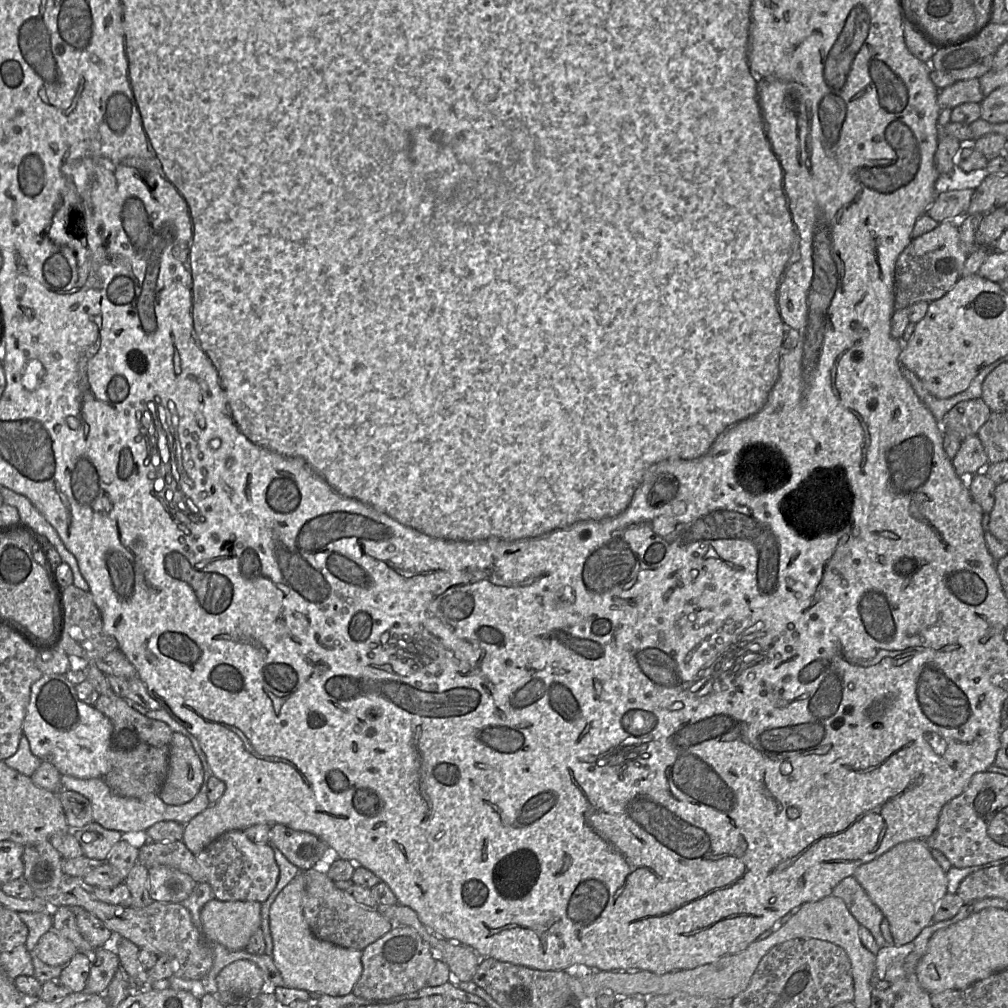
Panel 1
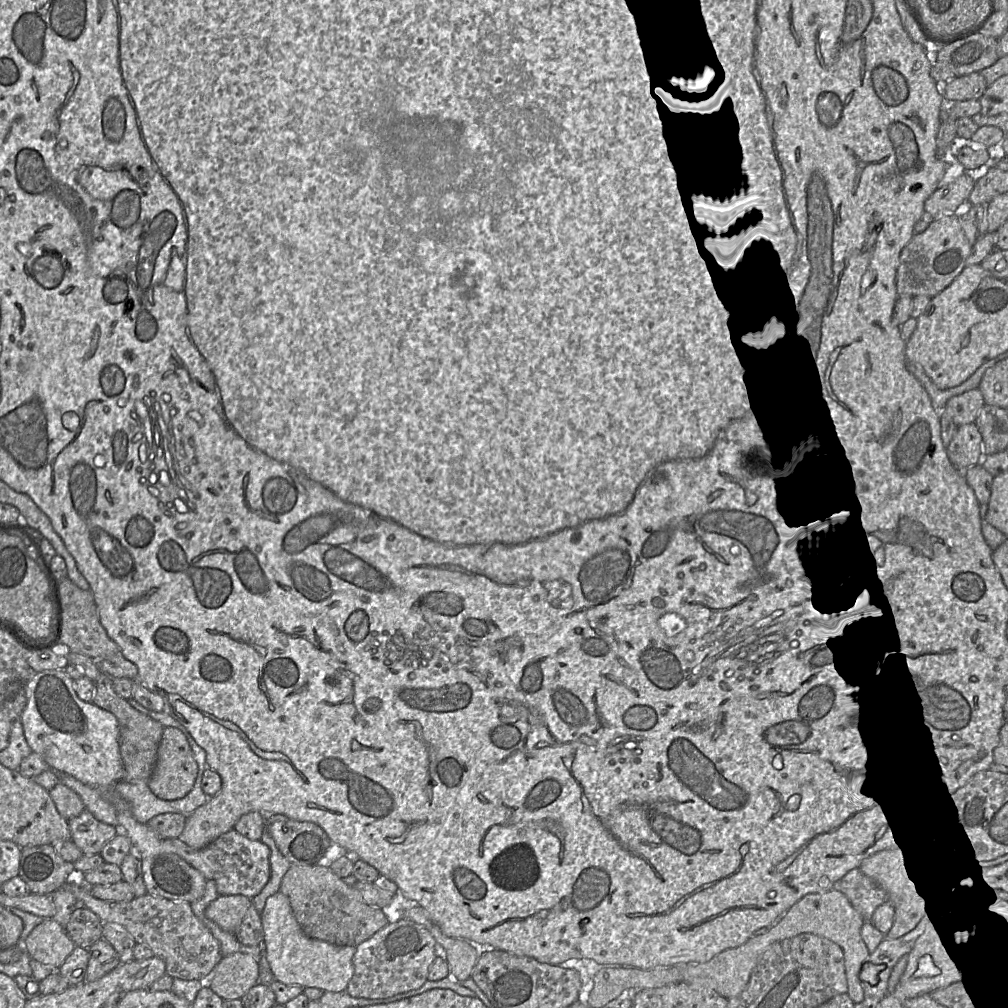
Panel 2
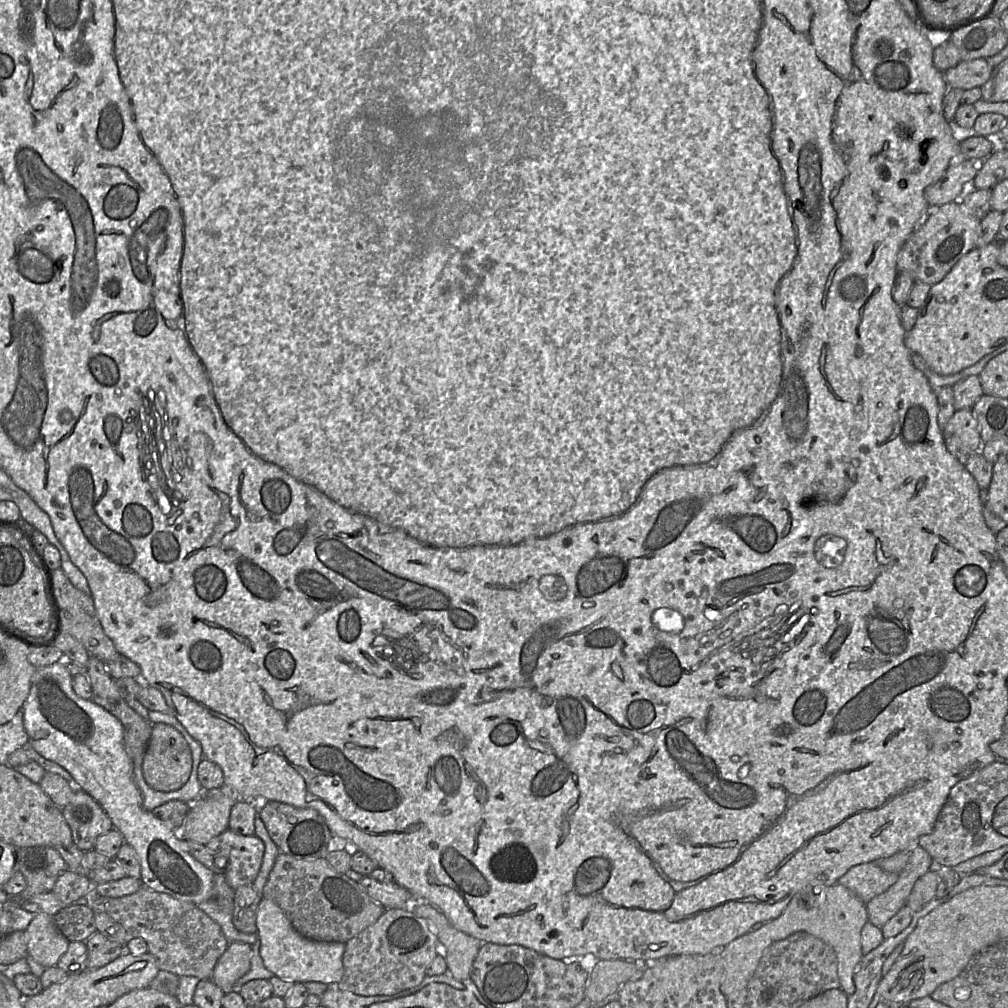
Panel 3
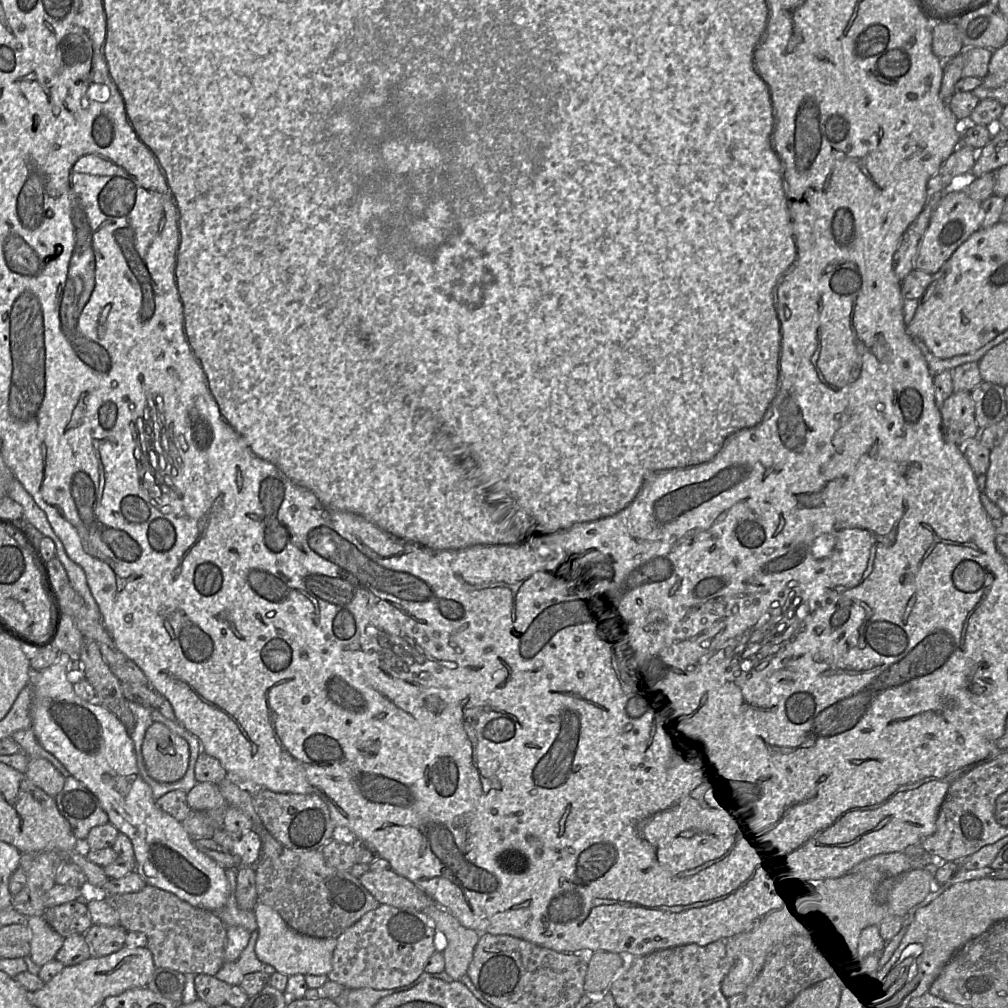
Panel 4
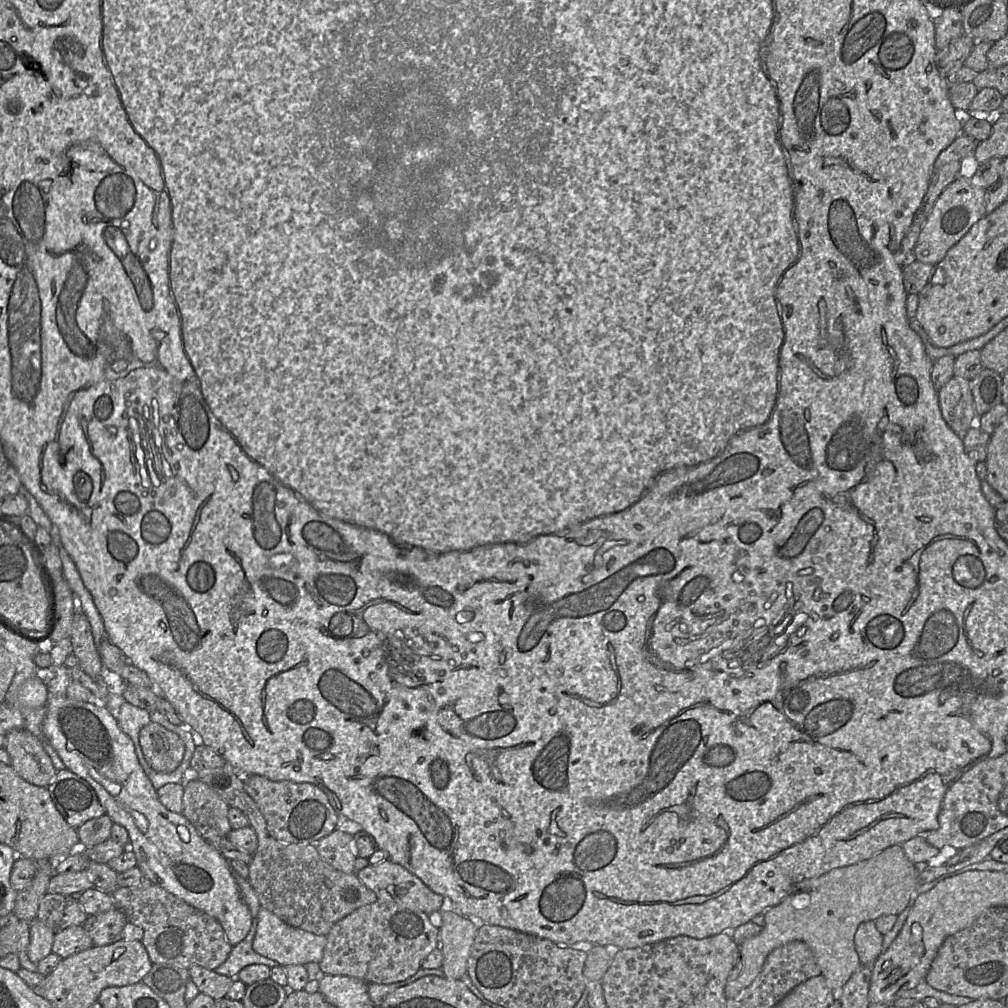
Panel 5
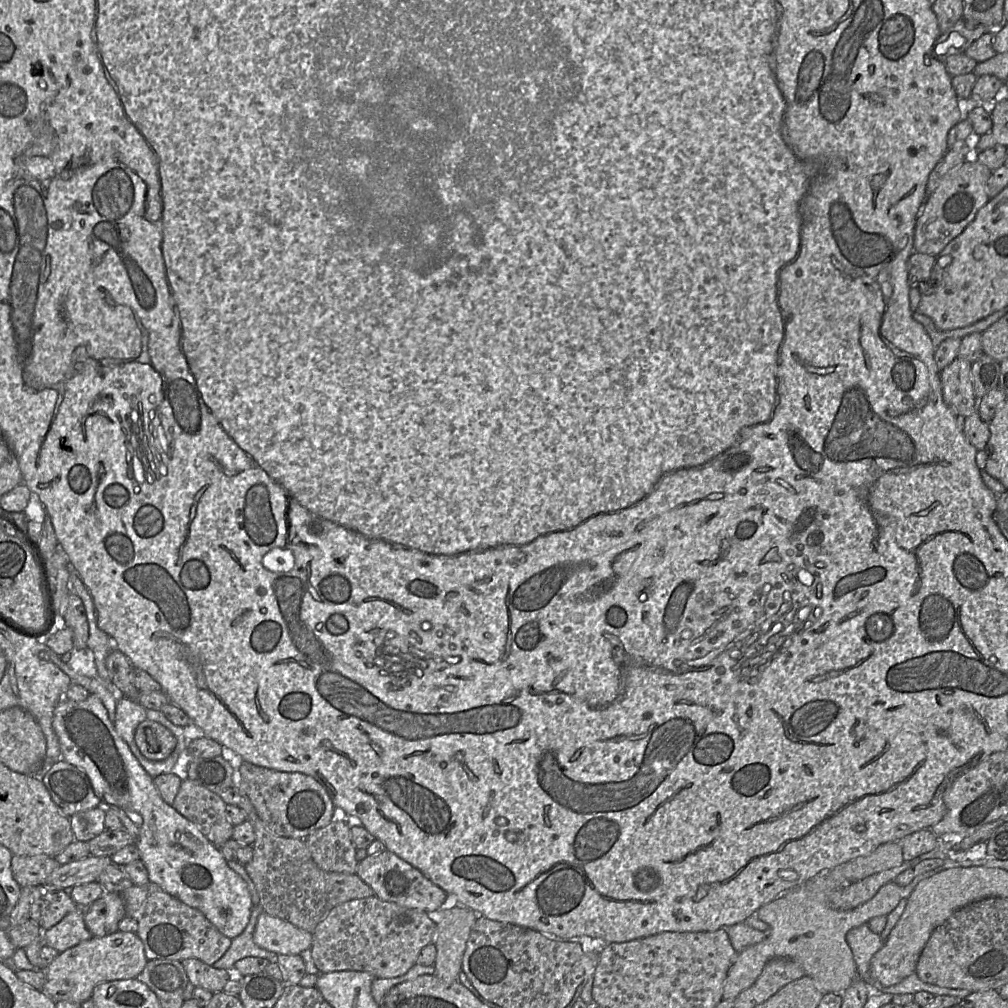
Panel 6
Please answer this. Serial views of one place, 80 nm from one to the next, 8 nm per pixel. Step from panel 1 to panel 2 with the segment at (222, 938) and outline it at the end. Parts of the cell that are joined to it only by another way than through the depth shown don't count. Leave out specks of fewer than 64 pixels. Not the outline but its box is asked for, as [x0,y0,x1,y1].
[206,895,252,934]

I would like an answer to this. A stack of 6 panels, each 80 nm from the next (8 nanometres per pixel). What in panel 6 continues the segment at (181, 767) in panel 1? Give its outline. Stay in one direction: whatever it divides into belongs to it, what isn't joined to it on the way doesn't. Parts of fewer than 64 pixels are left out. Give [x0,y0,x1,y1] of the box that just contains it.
[134,719,177,761]

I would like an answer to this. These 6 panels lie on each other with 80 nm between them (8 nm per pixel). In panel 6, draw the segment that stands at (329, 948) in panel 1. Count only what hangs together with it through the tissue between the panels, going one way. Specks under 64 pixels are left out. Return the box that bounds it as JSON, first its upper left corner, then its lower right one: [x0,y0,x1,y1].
[253,911,312,955]

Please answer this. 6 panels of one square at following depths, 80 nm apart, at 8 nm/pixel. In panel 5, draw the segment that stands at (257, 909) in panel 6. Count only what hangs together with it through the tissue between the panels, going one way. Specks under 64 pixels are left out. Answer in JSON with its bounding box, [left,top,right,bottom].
[214,918,278,979]

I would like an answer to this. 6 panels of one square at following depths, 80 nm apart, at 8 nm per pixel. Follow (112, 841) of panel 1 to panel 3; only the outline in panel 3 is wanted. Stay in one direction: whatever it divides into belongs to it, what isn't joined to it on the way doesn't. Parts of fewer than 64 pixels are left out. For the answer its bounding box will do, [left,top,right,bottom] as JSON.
[61,788,114,852]

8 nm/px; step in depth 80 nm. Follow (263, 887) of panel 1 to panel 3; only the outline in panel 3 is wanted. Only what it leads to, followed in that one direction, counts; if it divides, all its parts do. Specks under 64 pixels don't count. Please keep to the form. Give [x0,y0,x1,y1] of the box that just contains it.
[206,829,265,890]

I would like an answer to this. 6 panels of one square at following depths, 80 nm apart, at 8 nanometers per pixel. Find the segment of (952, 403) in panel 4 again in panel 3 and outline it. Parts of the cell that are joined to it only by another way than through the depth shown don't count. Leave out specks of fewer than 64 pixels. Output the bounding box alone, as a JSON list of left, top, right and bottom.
[942,409,980,461]

